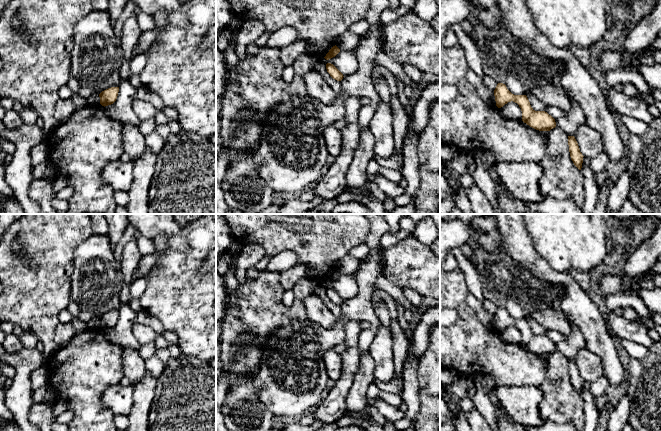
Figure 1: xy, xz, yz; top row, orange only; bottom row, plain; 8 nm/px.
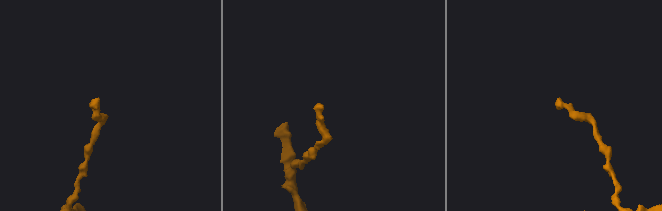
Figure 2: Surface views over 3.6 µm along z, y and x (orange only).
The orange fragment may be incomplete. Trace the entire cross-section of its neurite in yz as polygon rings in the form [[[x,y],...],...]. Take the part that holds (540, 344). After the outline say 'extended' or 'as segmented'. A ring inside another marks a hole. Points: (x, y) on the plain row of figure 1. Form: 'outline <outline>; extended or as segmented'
outline [[[498,307],[494,320],[496,330],[503,331],[508,326],[515,326],[519,329],[522,335],[522,345],[530,351],[539,355],[550,355],[556,351],[555,343],[545,335],[535,335],[526,319],[512,318],[503,307]]]; as segmented

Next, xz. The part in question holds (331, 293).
outline [[[327,287],[326,293],[333,303],[337,305],[341,305],[343,303],[343,298],[333,288]]]; as segmented

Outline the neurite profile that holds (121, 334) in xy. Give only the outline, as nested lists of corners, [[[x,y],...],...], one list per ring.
[[[121,303],[116,325],[104,331],[106,338],[123,348],[131,347],[139,350],[141,344],[136,340],[132,331],[135,324],[135,318],[136,312],[130,308],[129,303]]]

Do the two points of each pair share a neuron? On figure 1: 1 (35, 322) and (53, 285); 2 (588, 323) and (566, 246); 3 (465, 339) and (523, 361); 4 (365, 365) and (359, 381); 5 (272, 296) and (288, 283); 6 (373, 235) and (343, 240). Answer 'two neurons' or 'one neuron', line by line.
1: one neuron
2: two neurons
3: one neuron
4: one neuron
5: two neurons
6: two neurons

